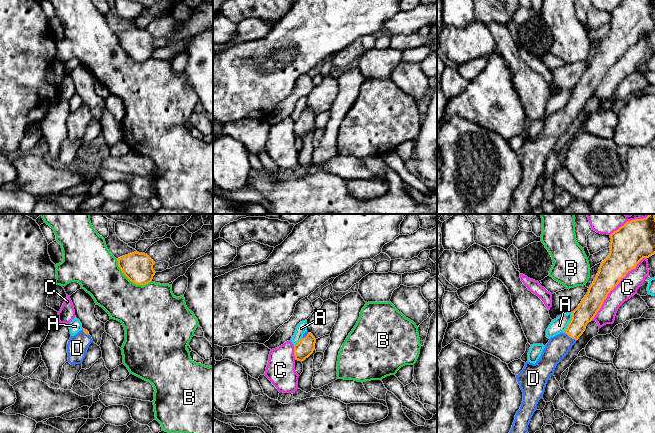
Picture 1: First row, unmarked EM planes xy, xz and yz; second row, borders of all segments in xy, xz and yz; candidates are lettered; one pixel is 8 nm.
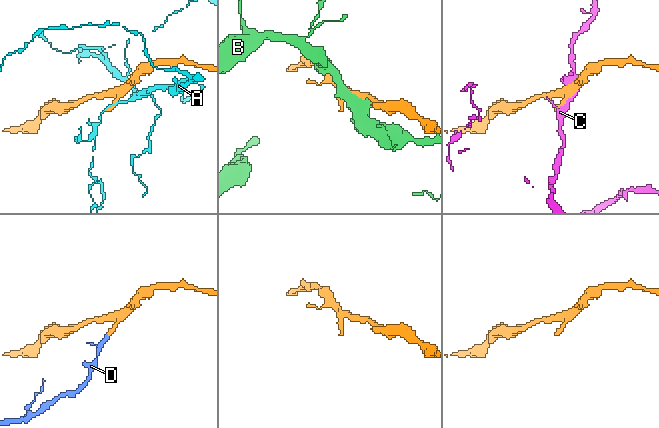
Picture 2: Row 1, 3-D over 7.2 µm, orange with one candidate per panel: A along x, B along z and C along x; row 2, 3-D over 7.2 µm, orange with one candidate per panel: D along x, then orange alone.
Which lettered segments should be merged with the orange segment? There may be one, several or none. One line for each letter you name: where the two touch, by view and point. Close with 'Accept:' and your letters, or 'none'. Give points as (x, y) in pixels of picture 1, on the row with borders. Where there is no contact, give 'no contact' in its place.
D: contact yz (570, 337)
Accept: D

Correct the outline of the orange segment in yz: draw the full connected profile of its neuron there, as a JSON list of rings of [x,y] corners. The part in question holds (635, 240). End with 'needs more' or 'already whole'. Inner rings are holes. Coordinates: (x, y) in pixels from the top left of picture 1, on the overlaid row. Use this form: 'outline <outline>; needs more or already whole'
outline [[[655,214],[627,221],[610,238],[610,253],[602,261],[587,294],[572,312],[567,329],[551,337],[538,361],[535,364],[526,362],[523,370],[516,375],[523,401],[509,433],[528,433],[528,425],[557,364],[568,354],[621,279],[643,258],[655,254]]]; needs more

